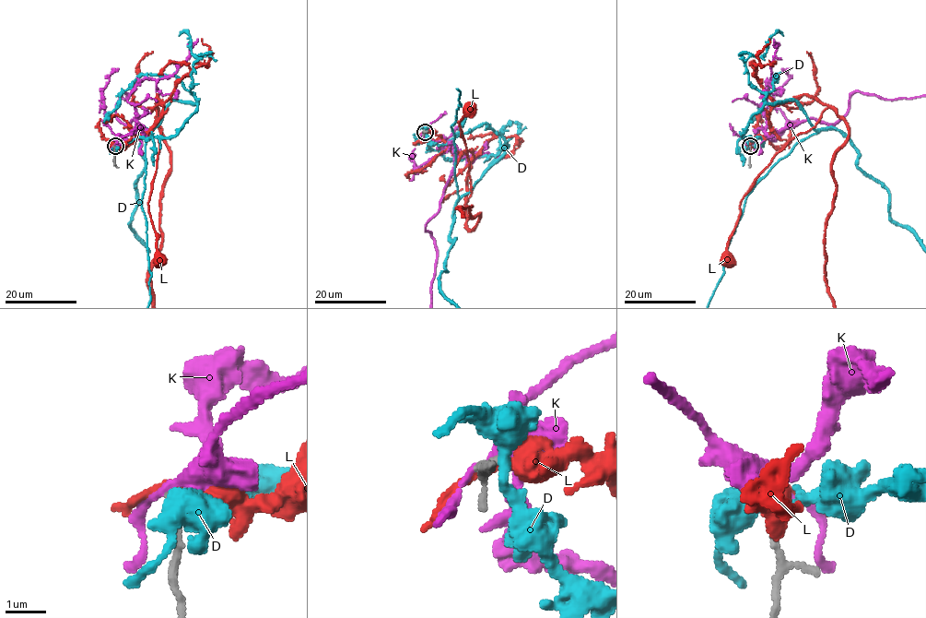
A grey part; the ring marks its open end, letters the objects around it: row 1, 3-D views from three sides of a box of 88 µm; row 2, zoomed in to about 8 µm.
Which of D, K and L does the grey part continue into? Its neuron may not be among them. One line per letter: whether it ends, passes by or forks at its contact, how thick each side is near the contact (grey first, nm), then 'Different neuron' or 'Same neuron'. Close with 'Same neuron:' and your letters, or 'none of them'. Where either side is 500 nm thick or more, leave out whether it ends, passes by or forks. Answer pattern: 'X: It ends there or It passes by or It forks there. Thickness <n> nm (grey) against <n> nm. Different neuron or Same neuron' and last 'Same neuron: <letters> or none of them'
D: It passes by. Thickness 170 nm (grey) against 440 nm. Different neuron
K: It passes by. Thickness 180 nm (grey) against 240 nm. Different neuron
L: It passes by. Thickness 190 nm (grey) against 240 nm. Different neuron
Same neuron: none of them

